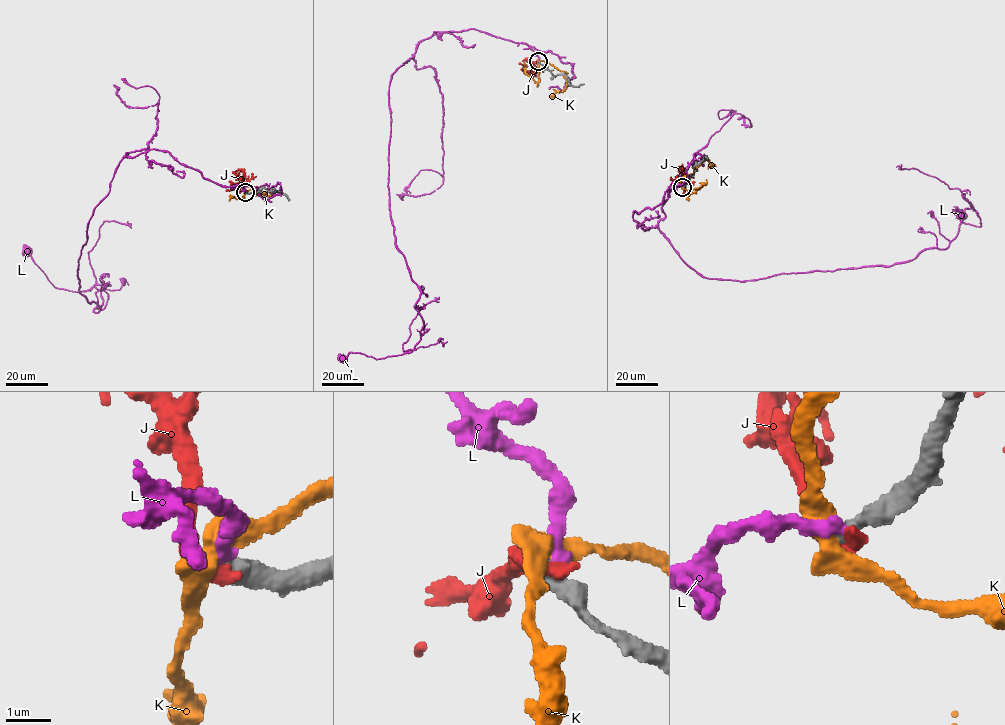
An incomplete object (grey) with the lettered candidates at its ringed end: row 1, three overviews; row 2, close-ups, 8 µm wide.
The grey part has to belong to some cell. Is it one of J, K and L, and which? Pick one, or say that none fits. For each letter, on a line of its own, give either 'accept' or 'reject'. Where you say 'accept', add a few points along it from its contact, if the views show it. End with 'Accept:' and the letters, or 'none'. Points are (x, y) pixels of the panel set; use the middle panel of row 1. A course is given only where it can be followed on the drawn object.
J: reject
K: reject
L: reject
Accept: none

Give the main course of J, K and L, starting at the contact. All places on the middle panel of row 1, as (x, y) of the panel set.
J: (538, 61), (534, 64), (538, 70), (525, 72), (533, 73), (530, 72)
K: (538, 61), (549, 62), (565, 74), (566, 87), (550, 96)
L: (538, 61), (528, 45), (470, 29), (421, 41), (393, 74), (390, 217), (423, 326), (408, 352), (342, 358)

